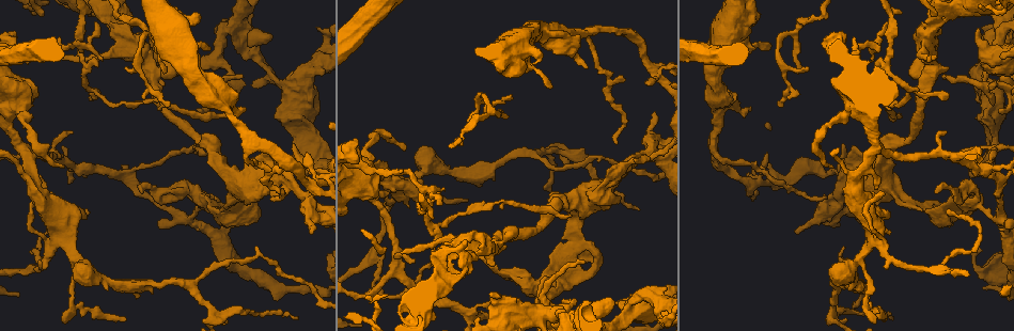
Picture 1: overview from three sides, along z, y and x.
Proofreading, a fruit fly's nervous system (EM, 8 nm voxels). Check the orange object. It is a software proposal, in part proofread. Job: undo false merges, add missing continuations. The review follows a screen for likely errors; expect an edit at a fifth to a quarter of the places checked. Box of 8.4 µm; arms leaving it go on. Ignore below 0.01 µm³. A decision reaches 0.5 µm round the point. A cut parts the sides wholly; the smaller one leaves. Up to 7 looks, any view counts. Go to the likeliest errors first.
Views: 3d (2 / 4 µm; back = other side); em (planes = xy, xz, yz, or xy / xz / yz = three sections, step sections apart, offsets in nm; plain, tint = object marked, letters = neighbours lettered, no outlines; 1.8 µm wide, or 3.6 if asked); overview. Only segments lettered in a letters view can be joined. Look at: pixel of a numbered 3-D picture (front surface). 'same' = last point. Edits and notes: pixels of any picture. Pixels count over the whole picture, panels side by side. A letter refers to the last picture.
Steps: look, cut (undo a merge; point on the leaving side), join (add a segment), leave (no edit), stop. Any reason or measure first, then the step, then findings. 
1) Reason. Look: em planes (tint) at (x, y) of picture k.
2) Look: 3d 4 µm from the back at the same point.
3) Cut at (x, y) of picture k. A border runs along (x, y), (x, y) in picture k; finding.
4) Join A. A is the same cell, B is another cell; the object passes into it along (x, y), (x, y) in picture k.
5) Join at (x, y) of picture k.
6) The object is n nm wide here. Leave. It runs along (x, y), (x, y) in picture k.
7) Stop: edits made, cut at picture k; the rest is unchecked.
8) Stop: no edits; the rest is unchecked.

Thick turns thin. Look: 3d 2 µm from the back at (839, 196) of picture 1.

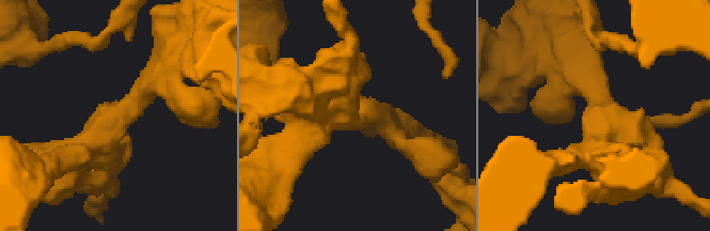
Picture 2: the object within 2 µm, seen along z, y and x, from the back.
Shape alone is not enough. Look: em yz step 8 (tint) at (354, 116) of picture 2.

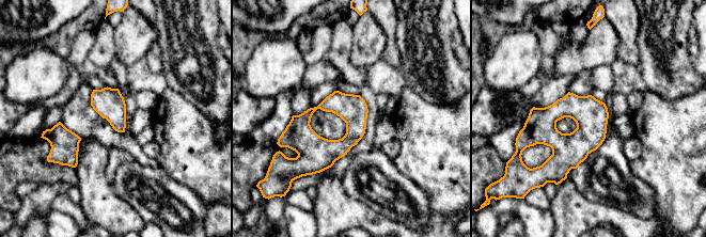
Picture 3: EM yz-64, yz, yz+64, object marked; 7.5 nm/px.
Look: em planes (letters) at the same point.

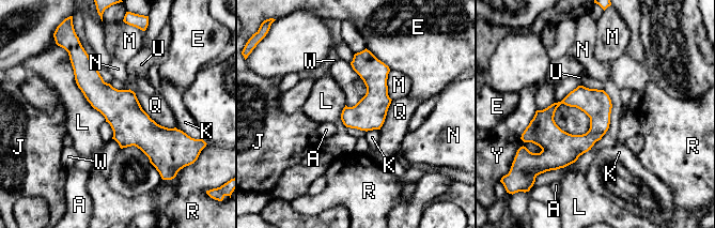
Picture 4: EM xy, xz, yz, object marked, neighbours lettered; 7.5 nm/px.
Leave. A, E, J, K, L, M, N, Q, R, U, W and Y are other cells; it runs along (75, 65), (148, 136), (176, 136) in picture 4; all the same neuron.

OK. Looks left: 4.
Sharp bend. Look: em xz step 16 (plain) at (422, 190) of picture 1.

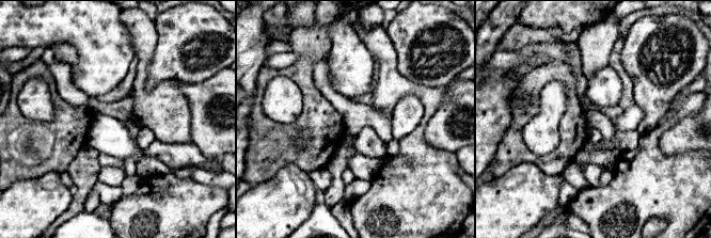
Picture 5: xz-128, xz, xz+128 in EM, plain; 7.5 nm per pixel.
Look: em xz step 16 (tint) at the same point.

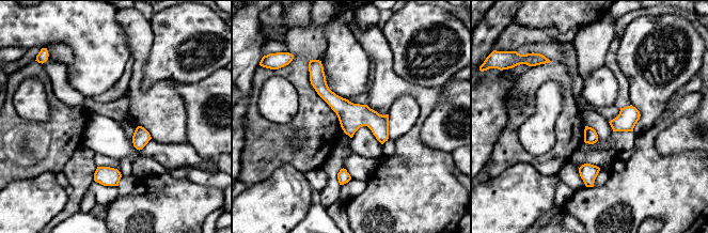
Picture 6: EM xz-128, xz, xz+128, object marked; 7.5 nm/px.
What lies round it. Look: em xz step 16 (letters) at the same point.

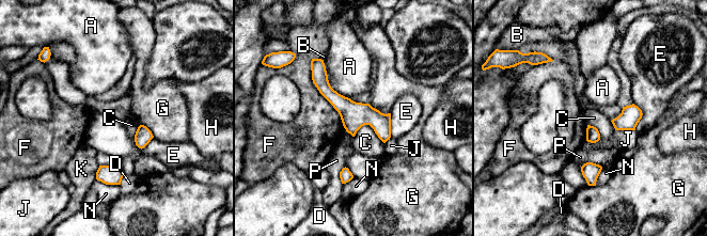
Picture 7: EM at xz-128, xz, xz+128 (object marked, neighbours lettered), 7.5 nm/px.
Leave. A, B, C, D, E, F, G, H, J, K, N and P are other cells; continuous, no second neuron.

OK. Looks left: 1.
Stop: no edits; the rest is unchecked.

